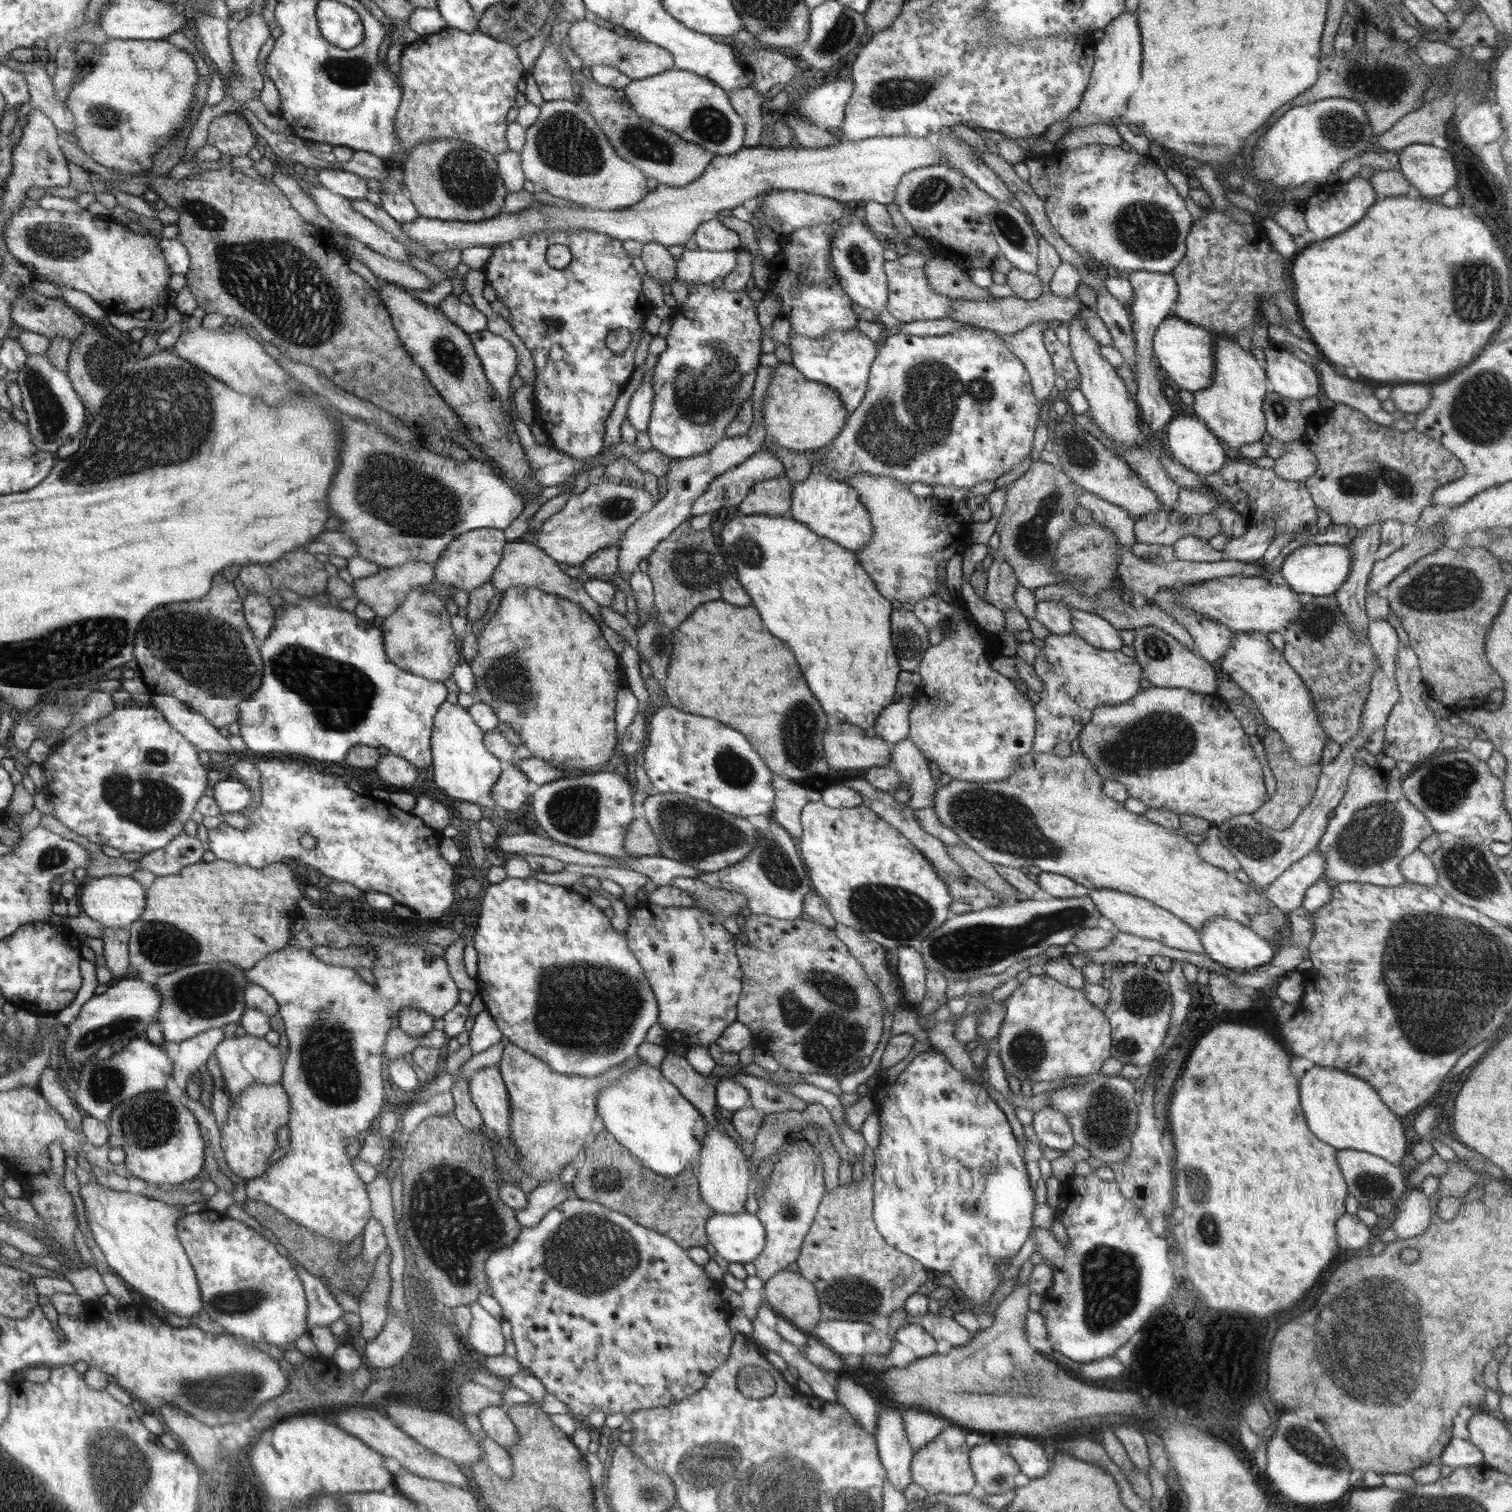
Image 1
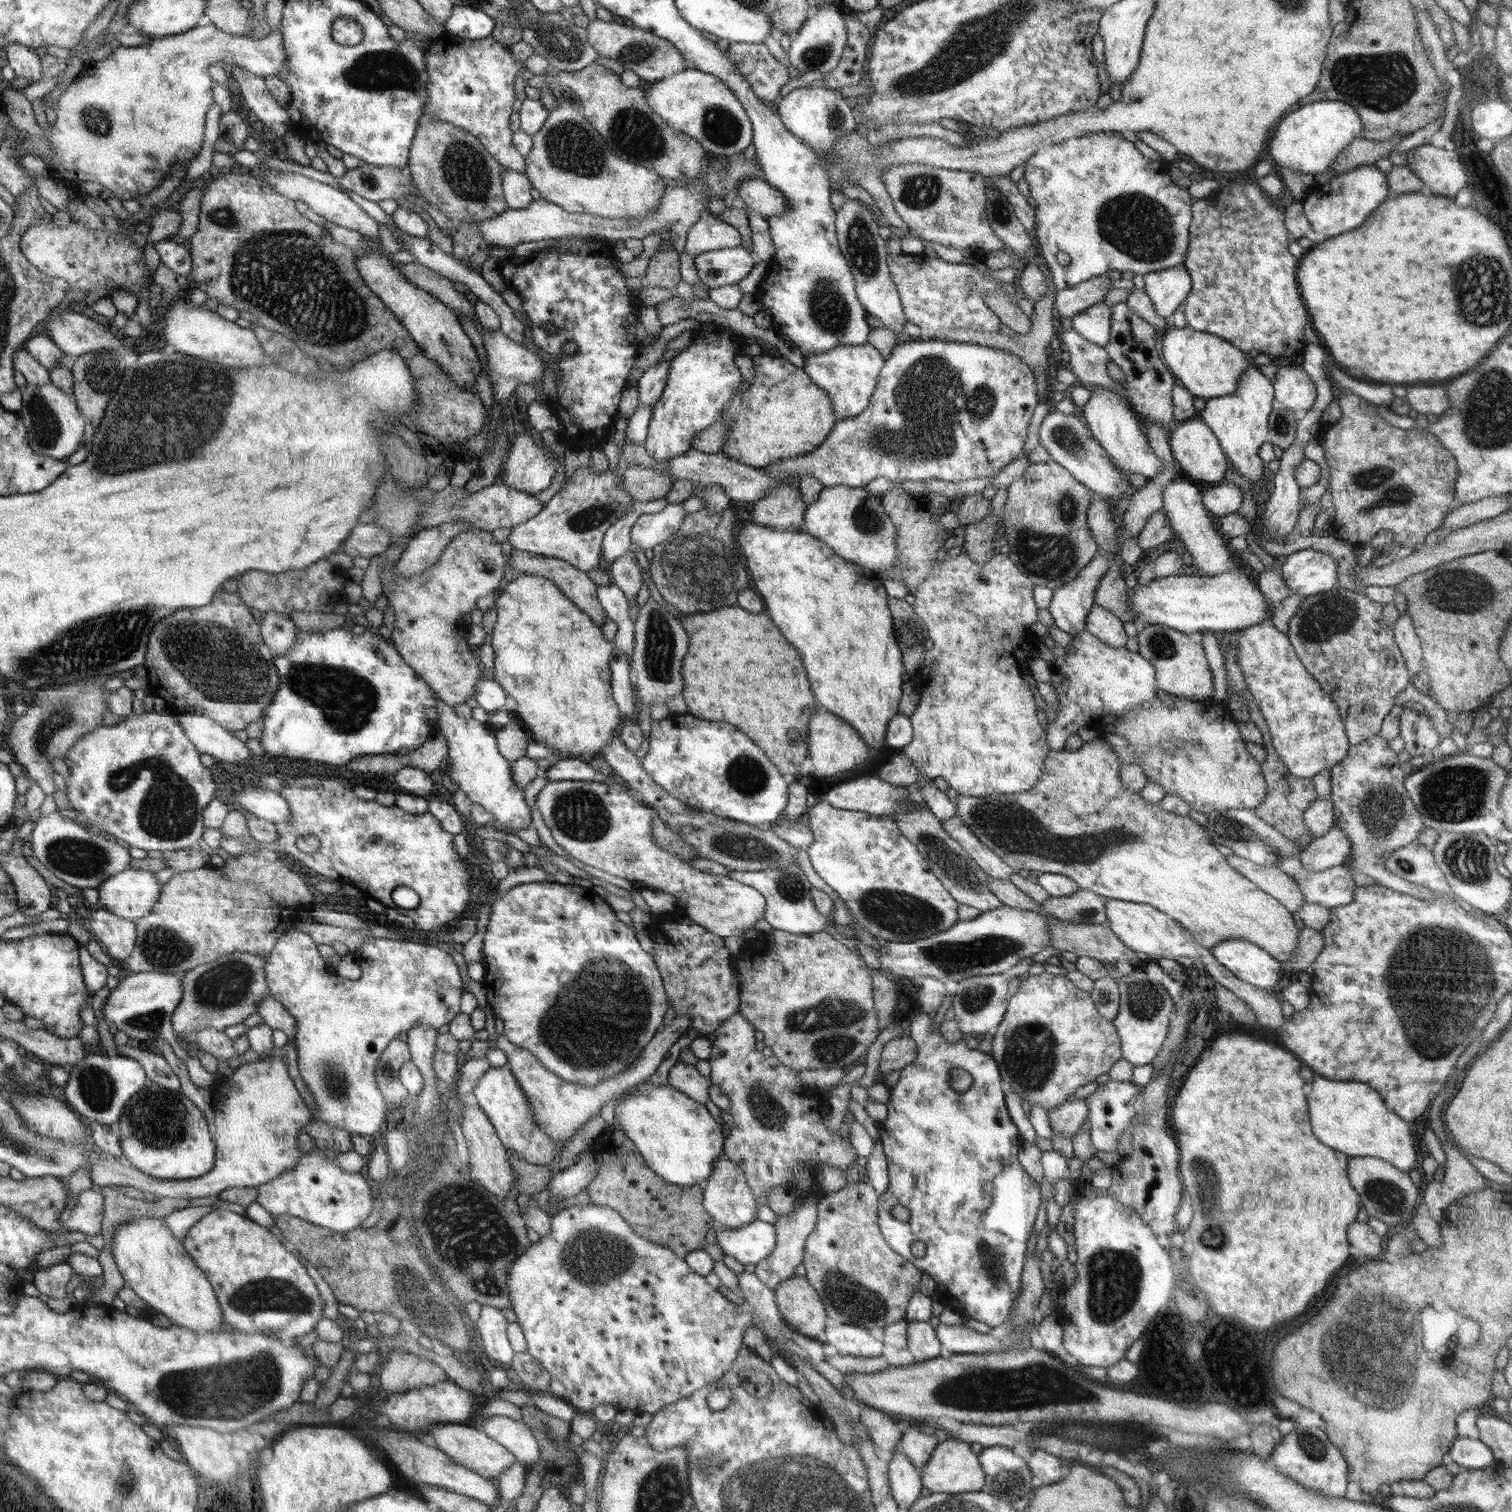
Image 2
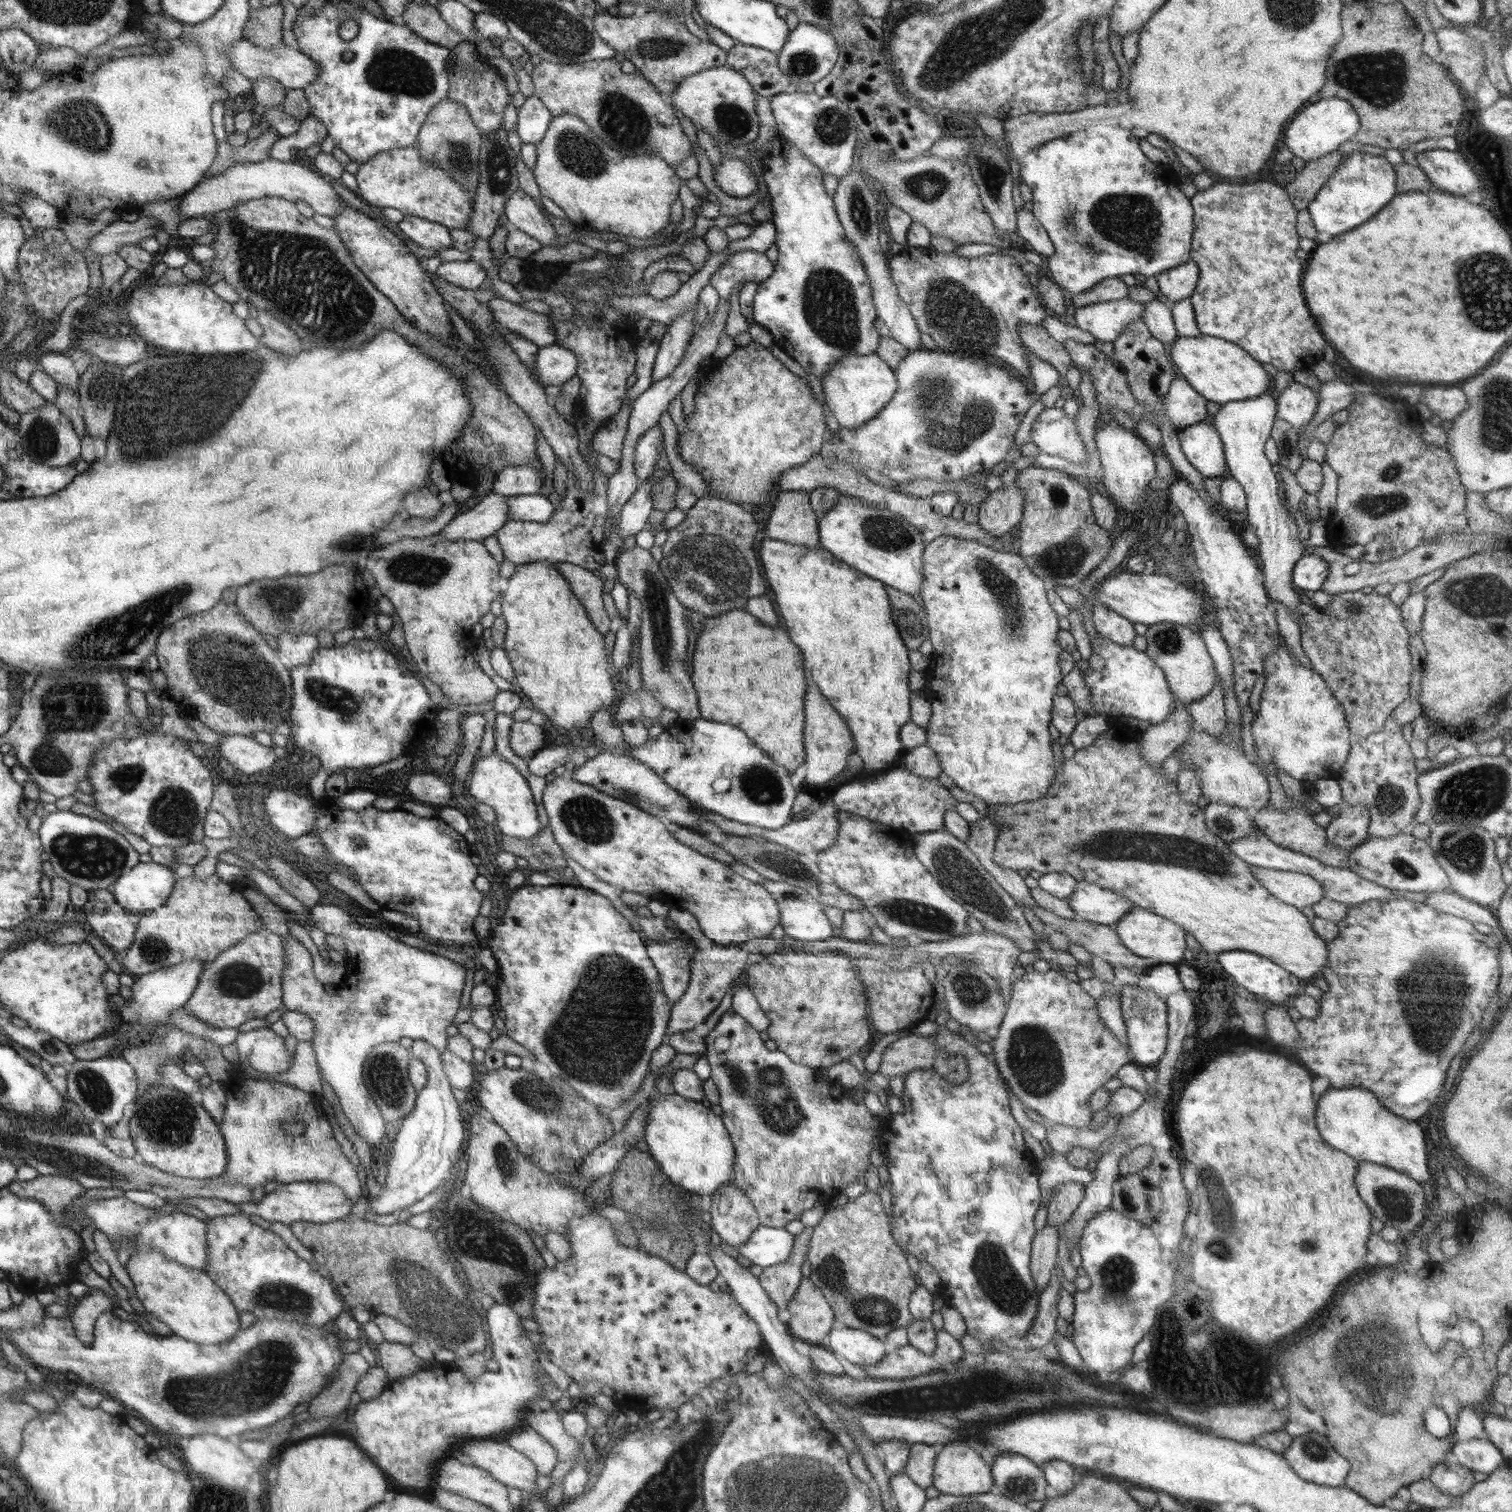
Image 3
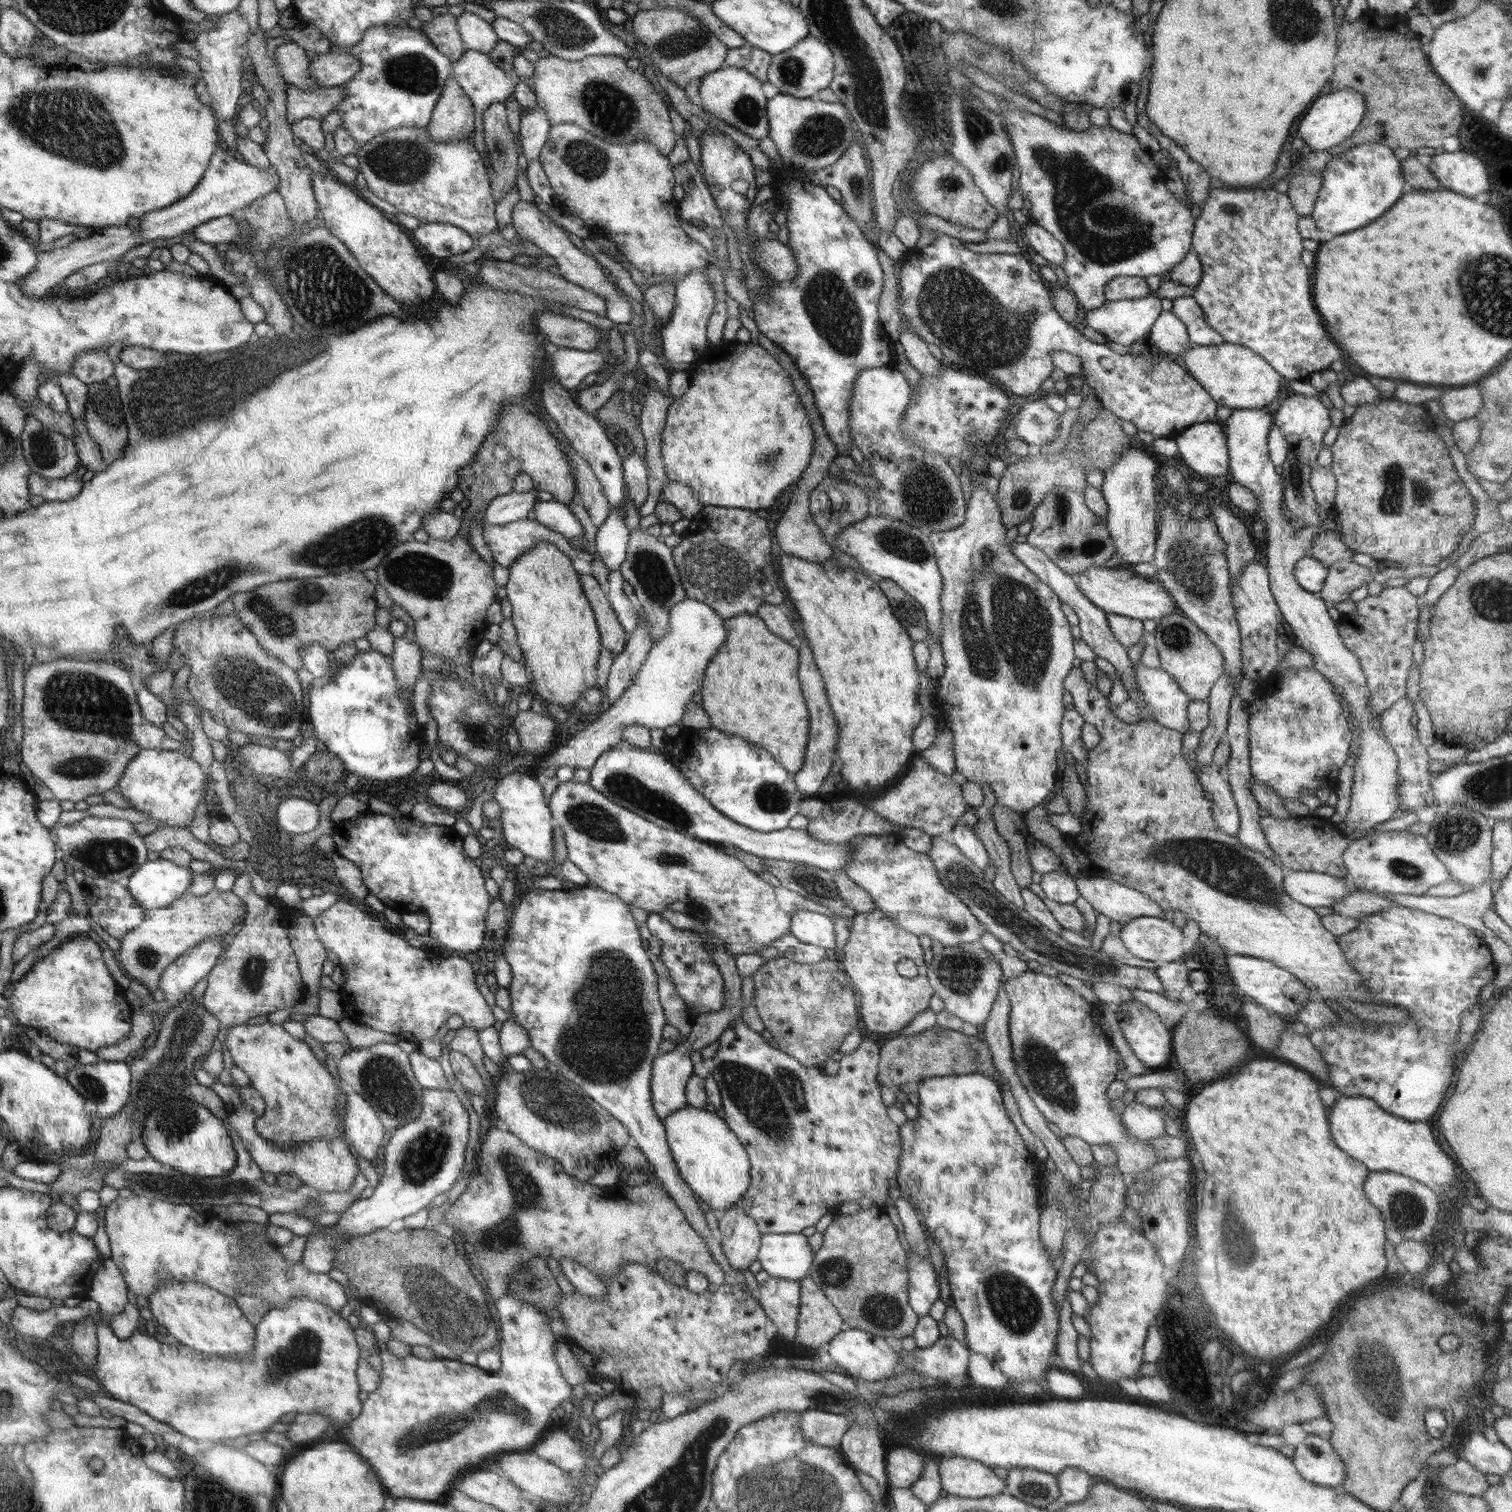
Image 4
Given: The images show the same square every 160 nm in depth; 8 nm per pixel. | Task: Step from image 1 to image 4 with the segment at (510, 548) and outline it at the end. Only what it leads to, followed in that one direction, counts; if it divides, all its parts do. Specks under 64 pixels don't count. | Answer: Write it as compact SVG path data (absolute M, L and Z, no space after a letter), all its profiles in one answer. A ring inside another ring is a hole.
M580 573L580 582L583 582L583 591L586 593L588 601L591 602L592 609L595 610L604 646L617 655L626 647L626 629L620 624L614 608L610 608L611 602L608 602L608 598L602 592L596 578Z

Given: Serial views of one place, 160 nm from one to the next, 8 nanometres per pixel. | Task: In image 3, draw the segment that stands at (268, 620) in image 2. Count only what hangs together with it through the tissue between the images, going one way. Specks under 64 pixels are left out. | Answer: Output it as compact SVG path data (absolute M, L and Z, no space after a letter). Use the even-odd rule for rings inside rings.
M278 633L278 652L282 657L288 658L288 662L294 667L310 664L315 650L319 647L316 638L316 635L310 633Z

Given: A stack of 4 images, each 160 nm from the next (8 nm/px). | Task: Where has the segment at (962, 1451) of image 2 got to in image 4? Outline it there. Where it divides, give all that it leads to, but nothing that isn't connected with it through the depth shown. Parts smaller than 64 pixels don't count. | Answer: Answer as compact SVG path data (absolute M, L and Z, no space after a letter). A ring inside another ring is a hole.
M963 1456L941 1457L938 1462L941 1485L947 1494L963 1498L998 1496L1005 1487L1005 1480L999 1478L992 1468L977 1460Z

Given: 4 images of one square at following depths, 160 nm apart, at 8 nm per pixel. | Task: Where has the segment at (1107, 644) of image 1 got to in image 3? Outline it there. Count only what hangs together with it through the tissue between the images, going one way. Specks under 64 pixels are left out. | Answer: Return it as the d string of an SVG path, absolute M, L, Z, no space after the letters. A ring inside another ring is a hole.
M1097 601L1092 605L1092 625L1097 634L1119 645L1130 646L1138 635L1134 630L1135 624Z

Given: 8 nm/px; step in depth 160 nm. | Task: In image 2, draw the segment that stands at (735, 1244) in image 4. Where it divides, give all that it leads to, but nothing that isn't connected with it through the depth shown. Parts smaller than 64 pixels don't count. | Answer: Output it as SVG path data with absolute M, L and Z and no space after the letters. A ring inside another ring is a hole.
M720 1156L714 1172L703 1184L703 1207L713 1216L716 1225L726 1228L742 1228L758 1219L756 1200L752 1188L742 1169L726 1156Z

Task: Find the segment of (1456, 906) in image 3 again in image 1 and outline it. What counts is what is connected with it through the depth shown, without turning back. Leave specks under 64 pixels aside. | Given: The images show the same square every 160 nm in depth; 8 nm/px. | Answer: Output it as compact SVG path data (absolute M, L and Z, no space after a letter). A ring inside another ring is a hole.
M1363 746L1355 754L1355 763L1351 768L1344 796L1333 810L1334 818L1330 818L1328 828L1321 836L1317 850L1325 858L1323 878L1341 883L1375 884L1382 887L1400 886L1406 882L1400 872L1400 861L1411 852L1419 849L1420 843L1436 832L1428 824L1426 816L1420 812L1403 793L1401 779L1390 779L1390 771L1380 767L1375 755L1370 754Z

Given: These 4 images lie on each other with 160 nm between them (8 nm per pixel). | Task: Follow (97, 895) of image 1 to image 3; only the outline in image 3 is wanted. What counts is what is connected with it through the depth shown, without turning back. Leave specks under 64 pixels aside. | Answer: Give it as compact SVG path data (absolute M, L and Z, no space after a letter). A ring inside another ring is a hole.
M140 861L116 879L111 891L122 908L142 915L164 906L176 881L170 866Z

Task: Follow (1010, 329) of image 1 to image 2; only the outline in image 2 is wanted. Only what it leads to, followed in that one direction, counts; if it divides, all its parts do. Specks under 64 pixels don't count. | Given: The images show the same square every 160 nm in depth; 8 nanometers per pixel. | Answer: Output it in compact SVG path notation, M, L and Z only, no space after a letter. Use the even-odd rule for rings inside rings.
M1100 275L1072 288L1057 290L1054 308L1060 316L1072 318L1090 306L1102 303L1106 293L1116 285L1107 275Z

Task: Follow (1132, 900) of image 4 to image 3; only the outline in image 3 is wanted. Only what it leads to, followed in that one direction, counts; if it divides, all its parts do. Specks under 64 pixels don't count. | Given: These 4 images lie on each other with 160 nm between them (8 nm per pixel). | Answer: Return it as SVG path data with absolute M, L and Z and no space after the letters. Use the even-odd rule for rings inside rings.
M1077 882L1068 898L1076 918L1094 924L1114 926L1133 906L1127 898L1090 882Z

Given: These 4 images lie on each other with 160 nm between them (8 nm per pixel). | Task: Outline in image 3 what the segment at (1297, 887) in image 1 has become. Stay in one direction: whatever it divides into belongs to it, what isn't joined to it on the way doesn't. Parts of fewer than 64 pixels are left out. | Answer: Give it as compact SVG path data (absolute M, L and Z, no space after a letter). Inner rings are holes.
M1363 804L1348 806L1325 828L1328 844L1351 850L1369 839L1367 810Z

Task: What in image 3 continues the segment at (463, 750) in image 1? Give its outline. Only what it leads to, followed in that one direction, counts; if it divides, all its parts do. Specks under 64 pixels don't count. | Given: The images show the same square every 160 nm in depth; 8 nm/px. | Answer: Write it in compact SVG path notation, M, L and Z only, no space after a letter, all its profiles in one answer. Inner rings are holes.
M496 750L487 756L473 760L467 782L468 792L474 796L477 802L491 806L496 812L496 821L492 828L496 834L521 839L529 839L538 834L542 826L538 822L536 804L534 804L534 798L532 798L528 784L526 784L526 778L508 760L498 756Z

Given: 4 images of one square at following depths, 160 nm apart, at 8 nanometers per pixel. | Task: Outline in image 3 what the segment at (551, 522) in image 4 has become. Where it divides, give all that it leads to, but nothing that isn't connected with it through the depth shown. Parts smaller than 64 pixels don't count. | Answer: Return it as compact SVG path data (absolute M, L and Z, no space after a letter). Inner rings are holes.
M546 495L507 496L507 515L509 520L532 521L543 523L554 515L555 506Z

